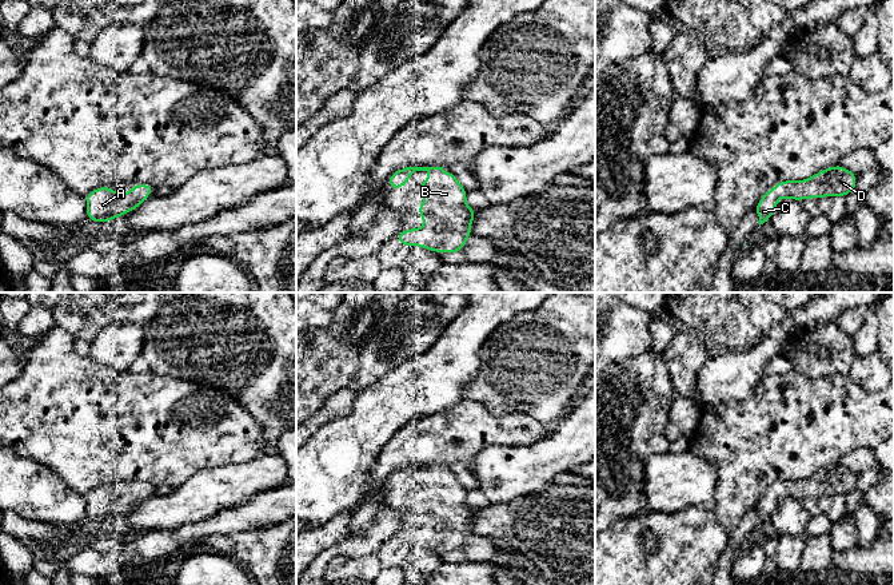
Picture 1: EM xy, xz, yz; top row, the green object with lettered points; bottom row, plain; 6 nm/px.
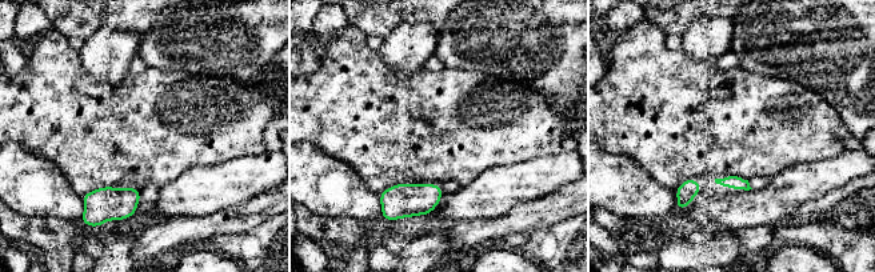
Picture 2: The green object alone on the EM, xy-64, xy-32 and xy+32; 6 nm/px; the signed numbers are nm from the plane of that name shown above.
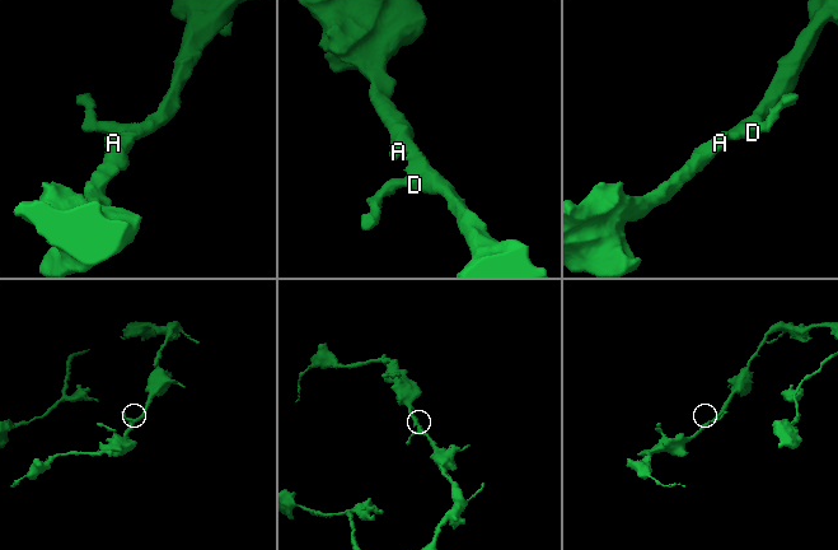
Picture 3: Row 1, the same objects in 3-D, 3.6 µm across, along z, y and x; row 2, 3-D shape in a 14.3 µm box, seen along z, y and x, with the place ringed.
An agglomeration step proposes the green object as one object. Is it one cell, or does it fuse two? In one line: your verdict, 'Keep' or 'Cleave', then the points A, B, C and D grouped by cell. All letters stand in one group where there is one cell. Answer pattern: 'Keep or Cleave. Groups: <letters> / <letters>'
Keep. Groups: A B C D

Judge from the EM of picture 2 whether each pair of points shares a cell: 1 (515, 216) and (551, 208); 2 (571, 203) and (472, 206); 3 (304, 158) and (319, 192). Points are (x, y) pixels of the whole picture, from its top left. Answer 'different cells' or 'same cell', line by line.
1: same cell
2: different cells
3: same cell

